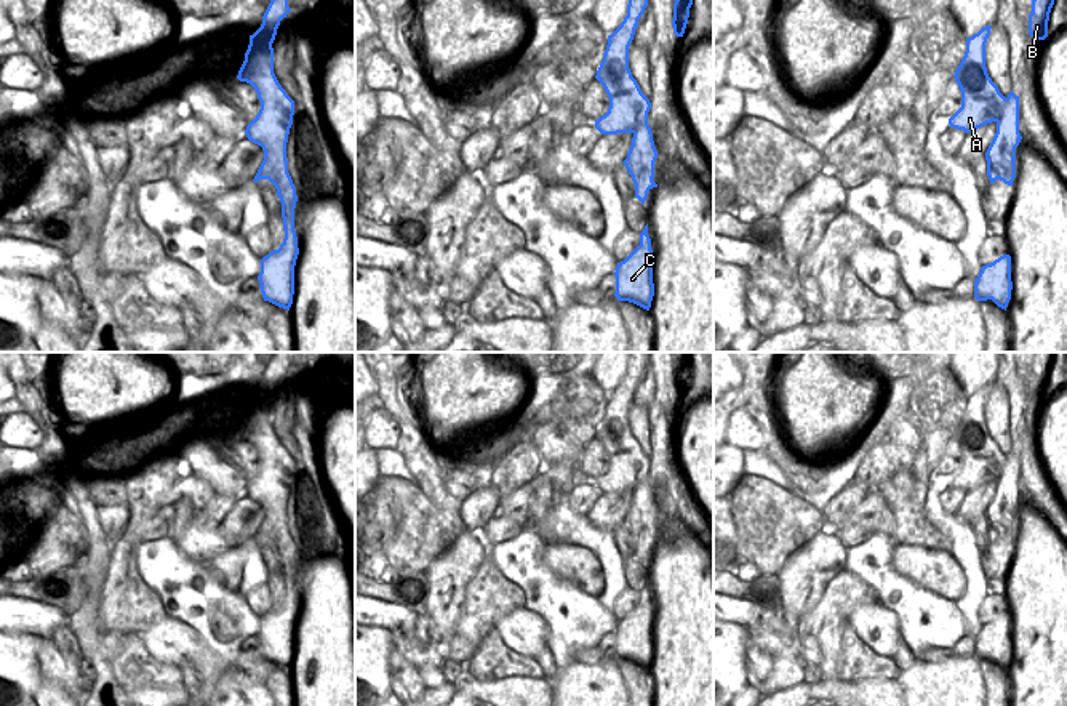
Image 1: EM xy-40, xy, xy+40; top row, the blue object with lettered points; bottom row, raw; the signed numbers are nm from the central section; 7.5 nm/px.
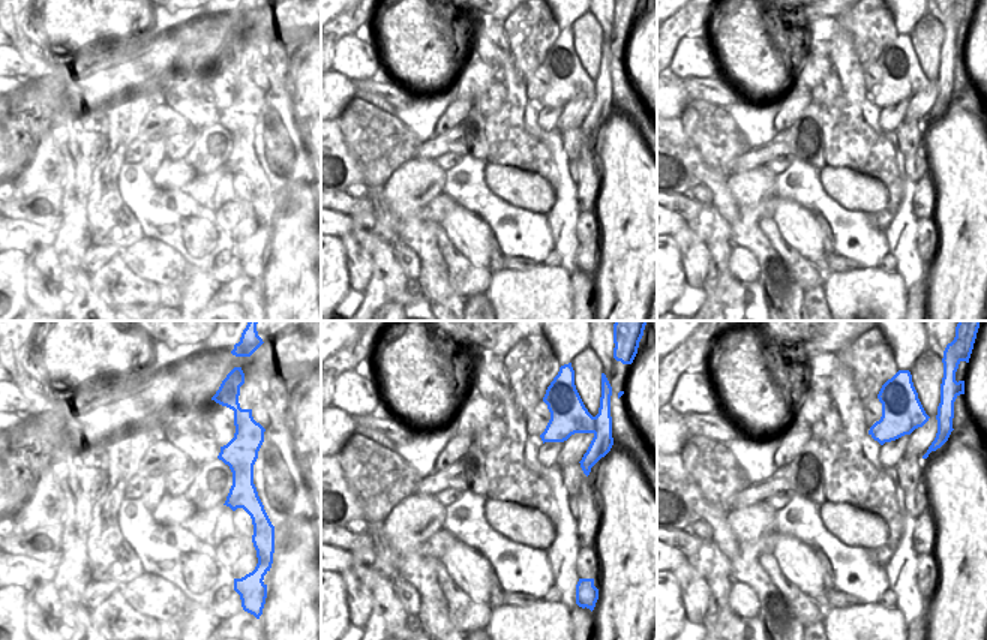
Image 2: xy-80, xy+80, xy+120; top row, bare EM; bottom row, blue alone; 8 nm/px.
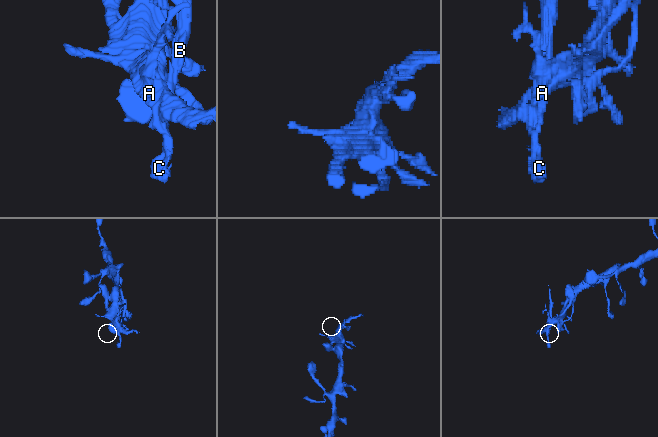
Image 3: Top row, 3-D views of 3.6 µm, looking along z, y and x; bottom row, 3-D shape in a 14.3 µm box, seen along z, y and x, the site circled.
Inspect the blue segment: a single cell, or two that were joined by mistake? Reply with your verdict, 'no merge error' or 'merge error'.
merge error

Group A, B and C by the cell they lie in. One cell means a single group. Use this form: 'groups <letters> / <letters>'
groups A / B C

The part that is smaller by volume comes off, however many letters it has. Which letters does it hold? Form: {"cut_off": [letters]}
{"cut_off": ["B", "C"]}

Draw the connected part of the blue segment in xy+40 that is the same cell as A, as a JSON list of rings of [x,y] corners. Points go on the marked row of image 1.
[[[985,26],[966,38],[965,56],[953,75],[961,91],[961,107],[949,118],[949,125],[965,133],[1000,122],[1006,107],[1006,98],[992,82],[985,67],[985,43],[990,29],[992,26]]]

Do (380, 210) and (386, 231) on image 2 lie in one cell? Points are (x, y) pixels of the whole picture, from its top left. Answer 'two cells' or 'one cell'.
one cell

